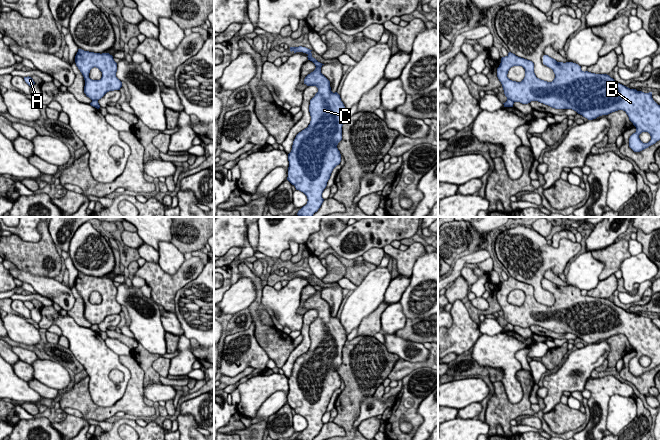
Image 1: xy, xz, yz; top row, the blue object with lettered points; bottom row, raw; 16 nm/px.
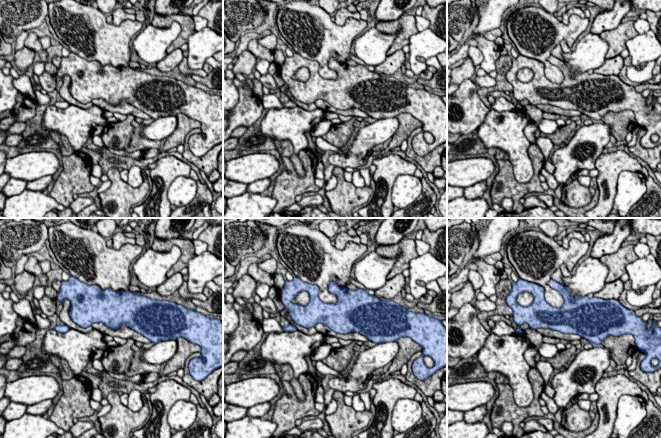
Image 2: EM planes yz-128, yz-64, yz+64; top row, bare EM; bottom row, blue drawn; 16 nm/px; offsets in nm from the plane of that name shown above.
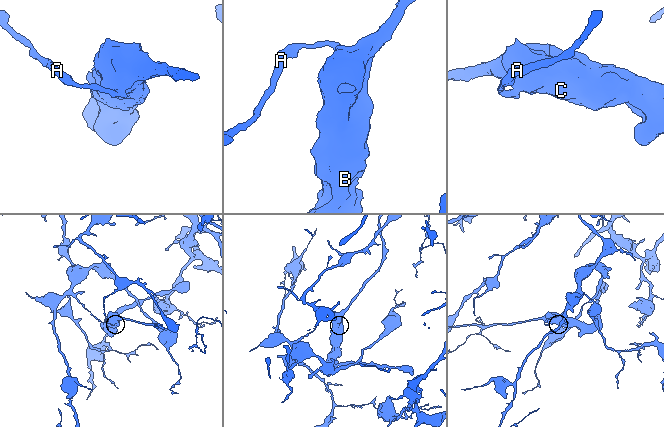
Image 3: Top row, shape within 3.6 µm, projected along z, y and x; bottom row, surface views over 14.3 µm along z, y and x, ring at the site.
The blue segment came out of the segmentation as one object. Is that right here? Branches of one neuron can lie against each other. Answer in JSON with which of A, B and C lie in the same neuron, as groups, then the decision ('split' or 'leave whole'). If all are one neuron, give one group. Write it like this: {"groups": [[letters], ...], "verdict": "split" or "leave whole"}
{"groups": [["A"], ["B", "C"]], "verdict": "split"}

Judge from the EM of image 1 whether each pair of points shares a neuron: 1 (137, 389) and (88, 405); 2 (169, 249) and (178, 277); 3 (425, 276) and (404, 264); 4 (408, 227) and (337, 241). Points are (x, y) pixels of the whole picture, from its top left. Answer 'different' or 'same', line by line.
1: same
2: different
3: different
4: same

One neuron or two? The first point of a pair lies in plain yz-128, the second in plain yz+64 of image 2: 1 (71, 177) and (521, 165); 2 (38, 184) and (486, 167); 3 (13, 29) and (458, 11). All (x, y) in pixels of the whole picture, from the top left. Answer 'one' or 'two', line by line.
1: two
2: two
3: one

